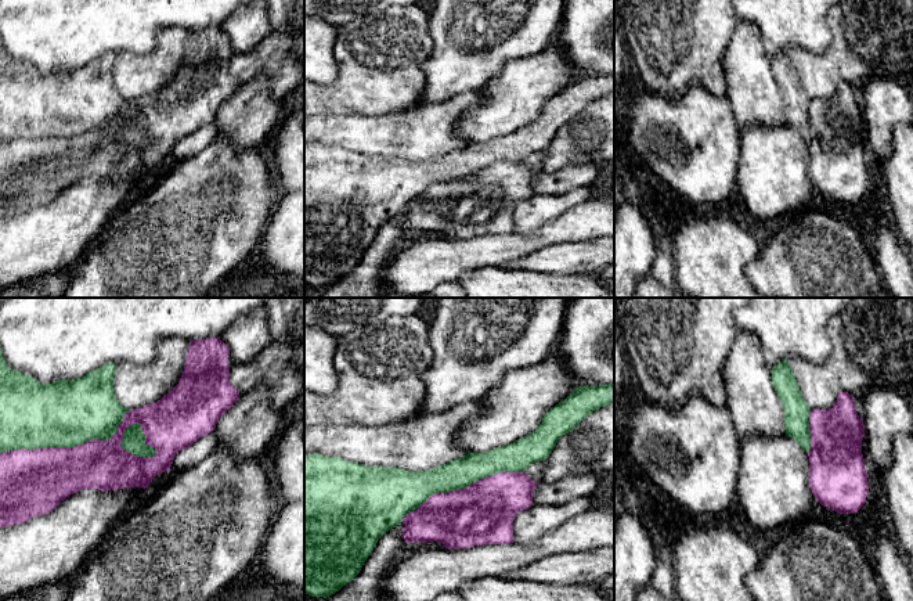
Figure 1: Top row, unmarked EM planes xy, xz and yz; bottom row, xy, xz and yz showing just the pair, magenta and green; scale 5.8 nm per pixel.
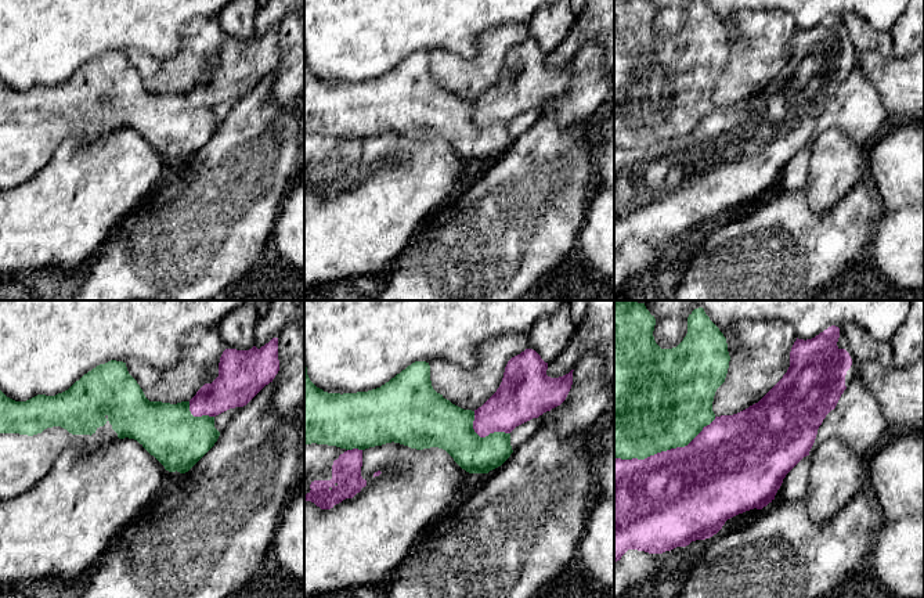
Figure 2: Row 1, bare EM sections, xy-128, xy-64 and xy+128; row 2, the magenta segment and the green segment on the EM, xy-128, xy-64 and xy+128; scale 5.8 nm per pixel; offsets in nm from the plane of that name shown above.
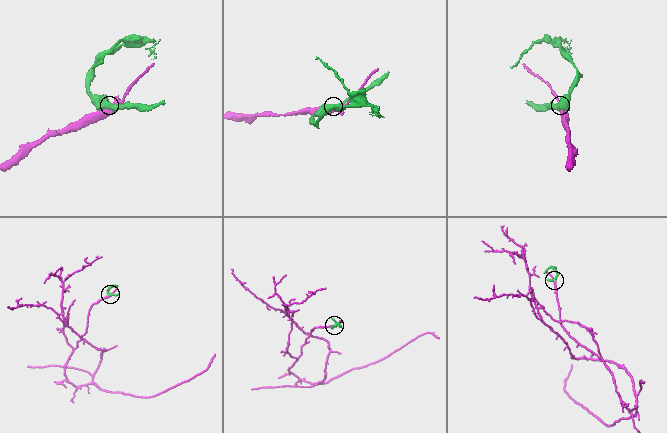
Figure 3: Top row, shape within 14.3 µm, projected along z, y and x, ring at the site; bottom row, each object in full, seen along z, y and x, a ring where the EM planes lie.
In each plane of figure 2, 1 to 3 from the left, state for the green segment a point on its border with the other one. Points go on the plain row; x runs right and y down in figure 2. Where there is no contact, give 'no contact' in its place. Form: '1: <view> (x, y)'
1: xy-128 (197, 105)
2: xy-64 (483, 126)
3: xy+128 (664, 141)

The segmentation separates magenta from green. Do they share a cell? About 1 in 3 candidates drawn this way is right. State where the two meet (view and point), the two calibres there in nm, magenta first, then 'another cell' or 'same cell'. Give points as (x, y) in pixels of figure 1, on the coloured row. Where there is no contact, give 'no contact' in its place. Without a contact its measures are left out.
contact xy (69, 447); calibres 360 and 380 nm; another cell

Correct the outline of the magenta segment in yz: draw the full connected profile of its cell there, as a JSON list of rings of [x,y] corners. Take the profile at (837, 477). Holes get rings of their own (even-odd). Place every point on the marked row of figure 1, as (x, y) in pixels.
[[[840,392],[829,410],[809,414],[809,487],[823,507],[837,514],[858,512],[867,497],[867,471],[862,454],[865,425],[854,396]]]

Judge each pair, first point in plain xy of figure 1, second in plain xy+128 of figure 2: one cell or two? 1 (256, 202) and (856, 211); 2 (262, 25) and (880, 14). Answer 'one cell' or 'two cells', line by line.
1: one cell
2: two cells

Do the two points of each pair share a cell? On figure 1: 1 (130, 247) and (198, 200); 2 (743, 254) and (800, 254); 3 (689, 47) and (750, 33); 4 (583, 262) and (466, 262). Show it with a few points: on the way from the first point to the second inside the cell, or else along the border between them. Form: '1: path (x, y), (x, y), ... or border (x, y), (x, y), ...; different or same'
1: path (147, 247), (151, 247), (181, 216); same
2: border (761, 249), (746, 267), (746, 277), (750, 283); different
3: border (739, 20), (722, 58), (724, 69); different
4: border (541, 248), (512, 261), (506, 266); different

